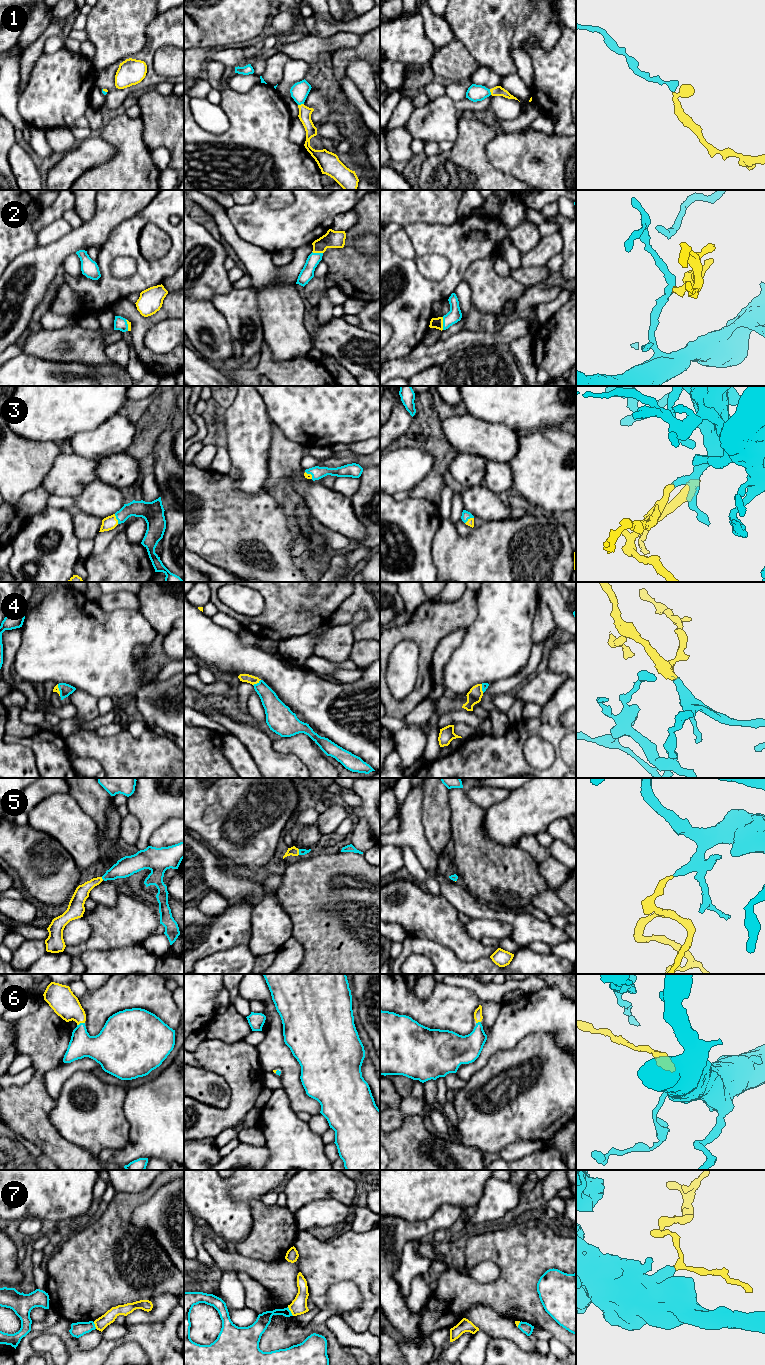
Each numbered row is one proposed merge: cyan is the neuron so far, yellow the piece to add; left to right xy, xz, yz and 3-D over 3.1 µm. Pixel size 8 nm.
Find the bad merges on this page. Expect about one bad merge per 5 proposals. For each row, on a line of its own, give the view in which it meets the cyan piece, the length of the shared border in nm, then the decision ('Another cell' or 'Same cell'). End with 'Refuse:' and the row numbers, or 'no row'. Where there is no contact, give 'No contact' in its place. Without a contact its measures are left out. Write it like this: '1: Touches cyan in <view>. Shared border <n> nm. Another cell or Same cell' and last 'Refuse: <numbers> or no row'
1: Touches cyan in xz. Shared border 50 nm. Same cell
2: Touches cyan in yz. Shared border 100 nm. Same cell
3: Touches cyan in xy. Shared border 90 nm. Same cell
4: Touches cyan in xz. Shared border 80 nm. Same cell
5: Touches cyan in xy. Shared border 30 nm. Same cell
6: Touches cyan in xy. Shared border 70 nm. Same cell
7: Touches cyan in xz. Shared border 90 nm. Another cell
Refuse: 7

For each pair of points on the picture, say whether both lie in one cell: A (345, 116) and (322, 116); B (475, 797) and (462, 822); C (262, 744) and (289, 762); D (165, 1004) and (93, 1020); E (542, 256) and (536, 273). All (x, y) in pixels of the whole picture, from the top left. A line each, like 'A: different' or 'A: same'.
A: different
B: different
C: same
D: same
E: different

